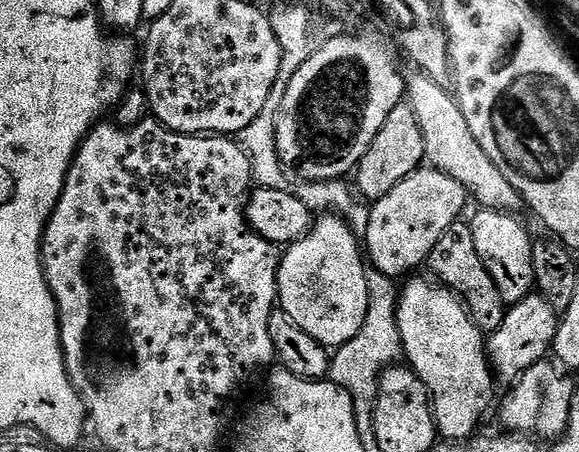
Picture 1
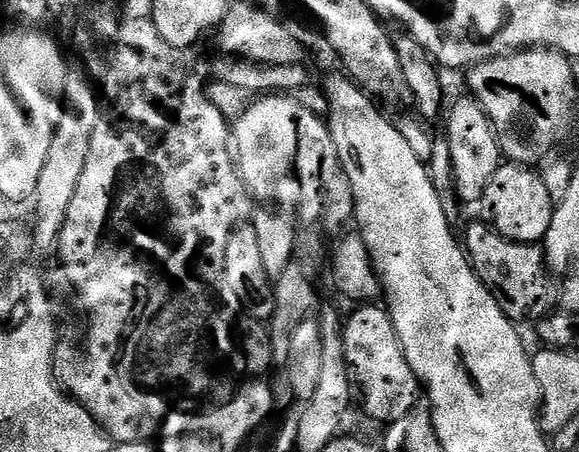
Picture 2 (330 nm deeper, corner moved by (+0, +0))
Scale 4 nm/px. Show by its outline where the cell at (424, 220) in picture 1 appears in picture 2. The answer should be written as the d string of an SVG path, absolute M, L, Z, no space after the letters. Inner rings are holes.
M464 94L461 100L451 101L450 107L446 112L446 120L448 116L448 133L446 139L450 146L450 158L453 166L453 180L456 183L456 193L465 205L483 201L486 186L490 186L490 178L494 178L494 174L500 168L502 157L500 154L500 143L496 137L494 126L490 122L488 115L482 110L482 106L471 95Z

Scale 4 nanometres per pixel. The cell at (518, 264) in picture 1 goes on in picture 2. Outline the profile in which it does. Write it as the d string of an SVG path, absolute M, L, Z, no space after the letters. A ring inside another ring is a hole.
M504 162L494 174L494 178L490 178L490 186L486 186L482 207L488 211L487 223L491 224L498 234L514 242L540 244L546 230L550 230L554 205L539 171L522 164Z

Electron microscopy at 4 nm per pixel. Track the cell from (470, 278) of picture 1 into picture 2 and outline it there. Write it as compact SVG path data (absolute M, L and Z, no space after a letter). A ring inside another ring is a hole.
M487 222L472 224L462 232L462 247L478 278L494 294L498 306L514 322L539 321L558 304L558 280L548 269L544 250L540 244L523 244L498 234Z

